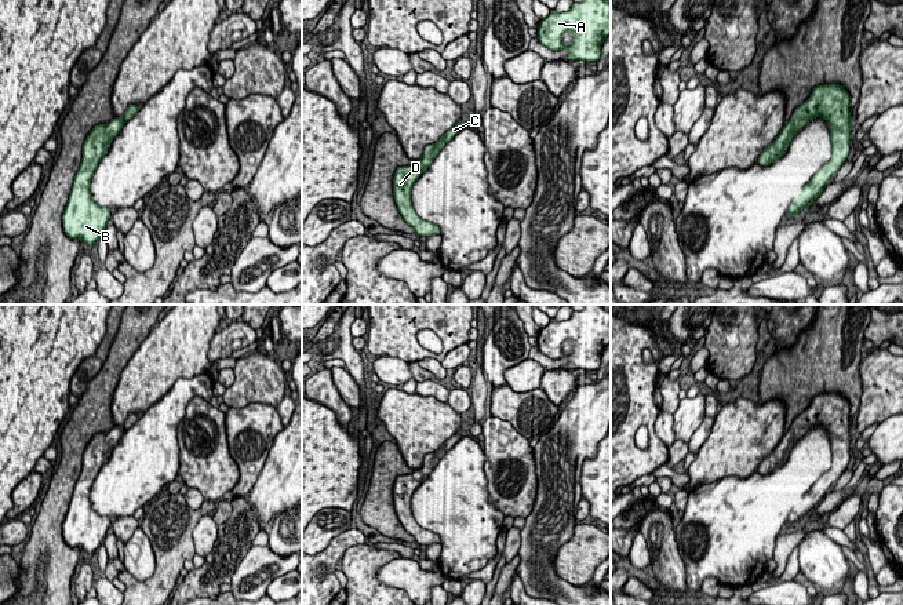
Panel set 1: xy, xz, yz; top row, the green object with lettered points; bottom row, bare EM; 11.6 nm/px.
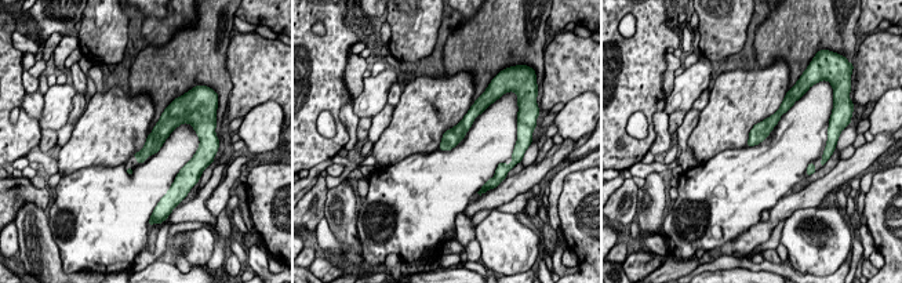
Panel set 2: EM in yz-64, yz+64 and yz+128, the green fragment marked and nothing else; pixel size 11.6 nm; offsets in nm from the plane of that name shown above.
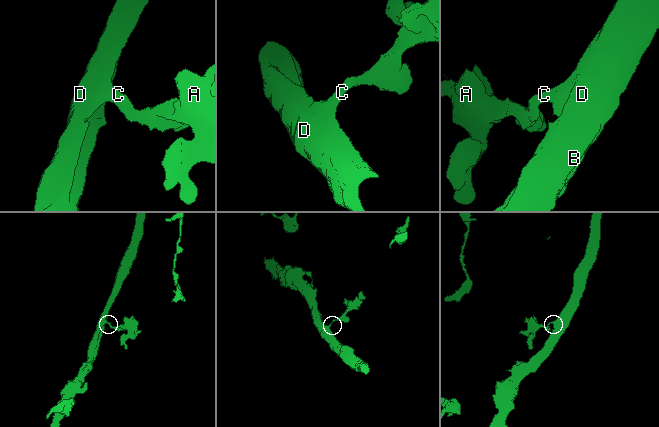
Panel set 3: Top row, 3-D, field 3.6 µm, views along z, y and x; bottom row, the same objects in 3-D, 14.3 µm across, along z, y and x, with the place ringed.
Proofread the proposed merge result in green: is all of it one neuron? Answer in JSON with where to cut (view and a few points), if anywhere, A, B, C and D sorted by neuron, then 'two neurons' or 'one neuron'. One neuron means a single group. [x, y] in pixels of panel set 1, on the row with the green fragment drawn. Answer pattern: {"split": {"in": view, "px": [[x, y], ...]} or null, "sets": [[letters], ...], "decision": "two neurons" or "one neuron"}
{"split": null, "sets": [["A", "B", "C", "D"]], "decision": "one neuron"}

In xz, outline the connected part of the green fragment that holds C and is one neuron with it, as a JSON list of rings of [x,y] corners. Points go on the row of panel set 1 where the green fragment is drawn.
[[[465,117],[462,121],[456,123],[436,143],[427,145],[420,160],[414,161],[412,165],[398,167],[394,172],[393,194],[397,209],[401,214],[403,219],[414,227],[418,236],[423,236],[427,238],[433,234],[441,234],[441,230],[437,225],[423,221],[415,212],[411,203],[411,189],[420,174],[430,167],[444,145],[462,130],[466,120],[467,119]]]

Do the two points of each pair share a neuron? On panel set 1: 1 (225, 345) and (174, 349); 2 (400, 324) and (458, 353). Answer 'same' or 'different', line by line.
1: different
2: different

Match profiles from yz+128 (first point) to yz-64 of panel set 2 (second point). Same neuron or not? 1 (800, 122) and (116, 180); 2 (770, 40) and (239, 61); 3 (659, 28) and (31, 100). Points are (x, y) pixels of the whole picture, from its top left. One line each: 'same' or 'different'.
1: same
2: different
3: different

